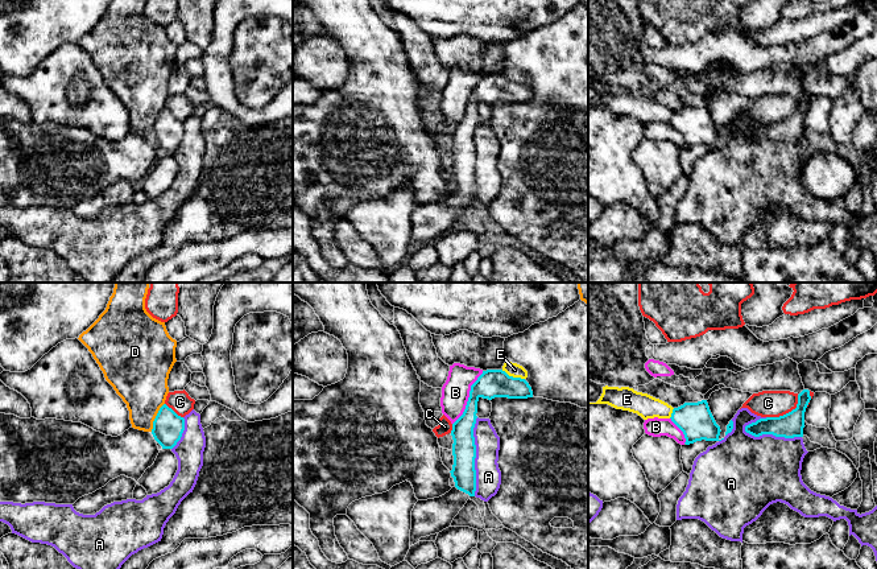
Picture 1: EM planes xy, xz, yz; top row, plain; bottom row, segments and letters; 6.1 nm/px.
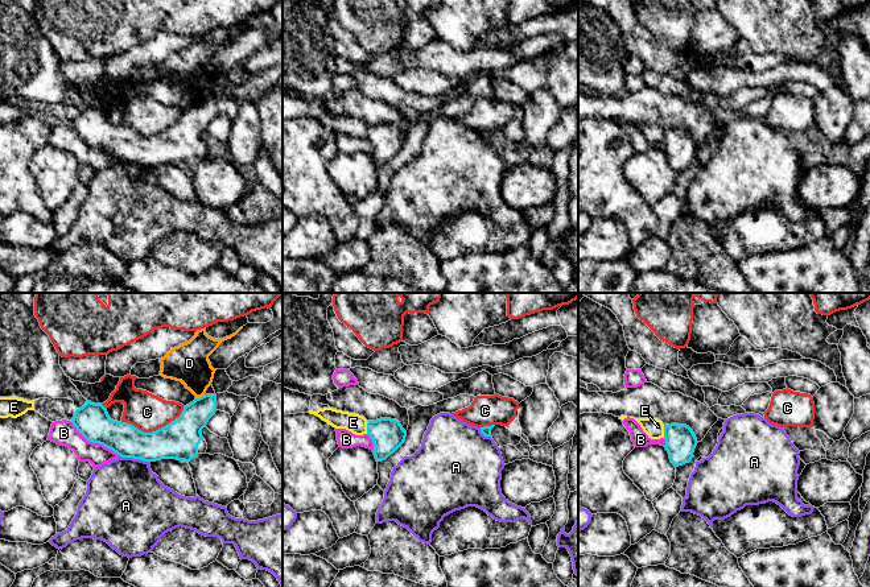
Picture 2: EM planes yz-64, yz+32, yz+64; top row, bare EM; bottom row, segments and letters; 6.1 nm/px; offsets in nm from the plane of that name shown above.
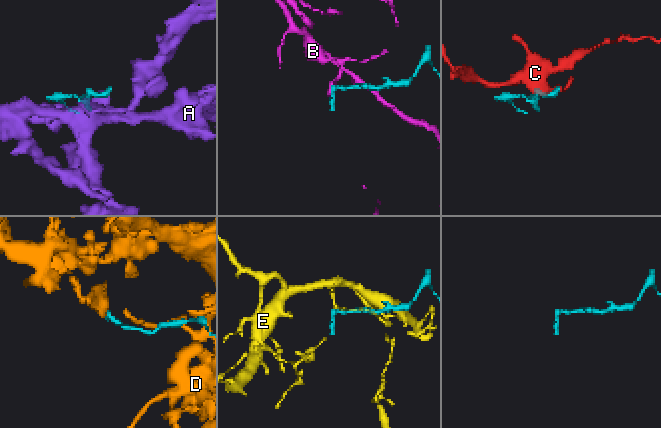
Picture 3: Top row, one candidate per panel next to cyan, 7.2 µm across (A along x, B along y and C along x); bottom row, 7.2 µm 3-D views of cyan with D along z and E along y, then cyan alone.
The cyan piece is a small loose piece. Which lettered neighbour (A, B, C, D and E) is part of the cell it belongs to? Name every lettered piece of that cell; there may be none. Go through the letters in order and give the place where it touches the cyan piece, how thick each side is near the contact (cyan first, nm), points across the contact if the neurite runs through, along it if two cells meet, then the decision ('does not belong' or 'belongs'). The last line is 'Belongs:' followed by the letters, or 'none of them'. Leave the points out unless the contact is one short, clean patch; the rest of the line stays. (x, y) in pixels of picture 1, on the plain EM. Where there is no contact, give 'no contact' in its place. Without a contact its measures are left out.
A: contact yz (772, 137); calibres 150 and 420 nm; does not belong
B: contact xz (468, 102); calibres 180 and 170 nm; does not belong
C: contact yz (786, 118); calibres 150 and 160 nm; does not belong
D: contact xy (156, 122); calibres 190 and 320 nm; does not belong
E: contact xz (512, 81); calibres 180 and 90 nm; does not belong
Belongs: none of them

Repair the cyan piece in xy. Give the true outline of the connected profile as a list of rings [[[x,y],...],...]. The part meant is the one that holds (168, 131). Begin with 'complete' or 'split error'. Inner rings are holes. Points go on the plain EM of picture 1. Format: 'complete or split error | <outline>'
complete | [[[164,108],[154,125],[152,139],[162,153],[173,153],[185,135],[185,123]]]

